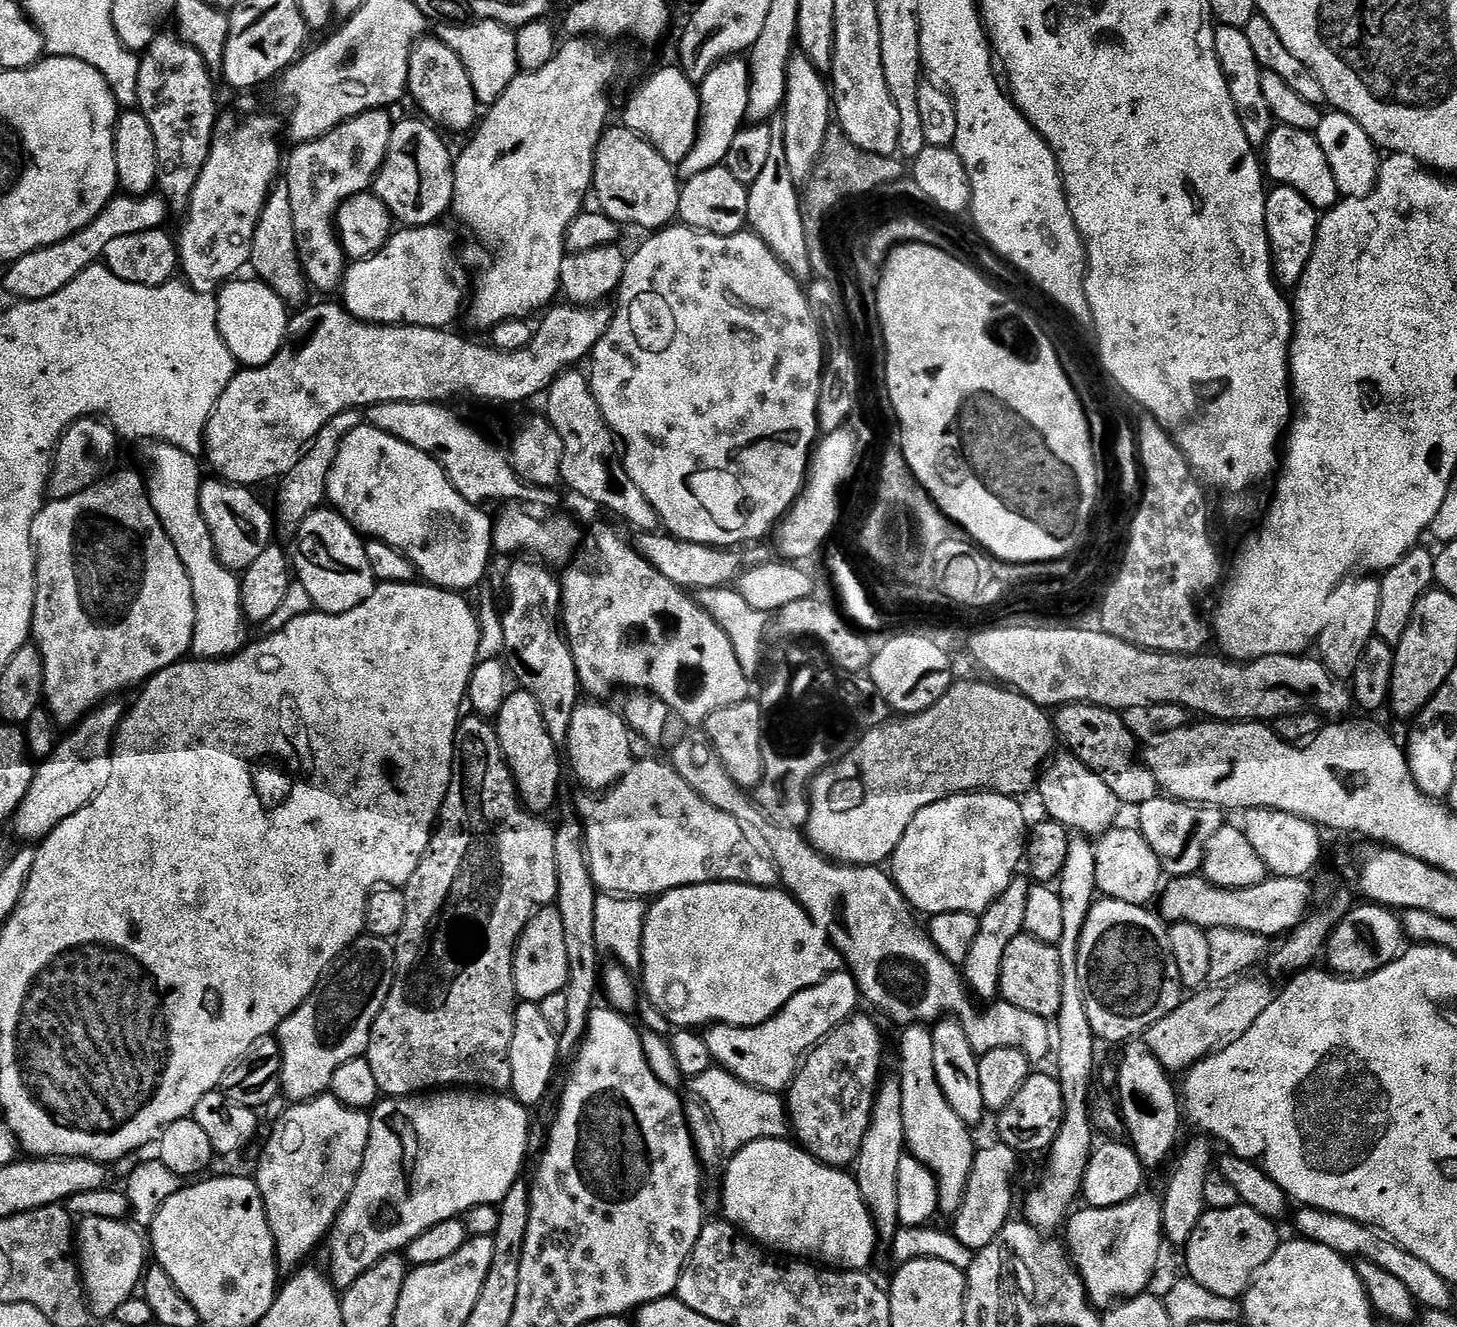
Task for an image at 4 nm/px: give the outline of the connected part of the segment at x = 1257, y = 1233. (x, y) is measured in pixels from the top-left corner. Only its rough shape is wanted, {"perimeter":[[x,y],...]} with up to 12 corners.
{"perimeter":[[1239,1202],[1205,1211],[1183,1249],[1187,1279],[1243,1297],[1282,1242]]}

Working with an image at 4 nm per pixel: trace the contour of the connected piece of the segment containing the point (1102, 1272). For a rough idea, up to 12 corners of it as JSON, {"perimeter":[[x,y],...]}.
{"perimeter":[[1149,1190],[1081,1207],[1066,1248],[1089,1301],[1149,1291],[1160,1264]]}

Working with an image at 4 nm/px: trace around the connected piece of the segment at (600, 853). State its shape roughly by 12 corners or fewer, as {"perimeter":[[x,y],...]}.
{"perimeter":[[633,763],[580,804],[601,893],[777,883],[676,769]]}

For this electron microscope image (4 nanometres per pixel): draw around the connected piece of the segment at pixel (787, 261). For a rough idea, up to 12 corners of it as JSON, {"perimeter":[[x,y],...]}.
{"perimeter":[[783,143],[748,191],[747,227],[809,275],[802,200]]}

